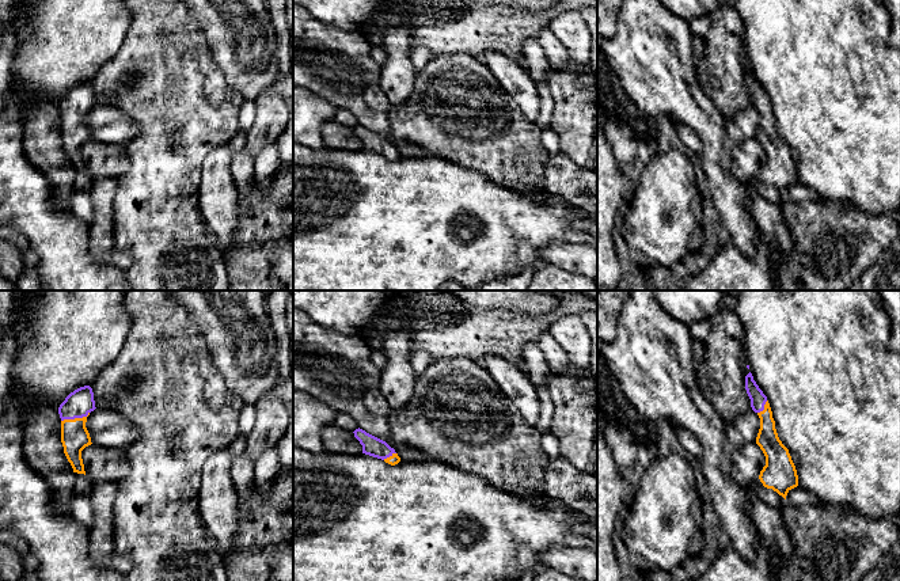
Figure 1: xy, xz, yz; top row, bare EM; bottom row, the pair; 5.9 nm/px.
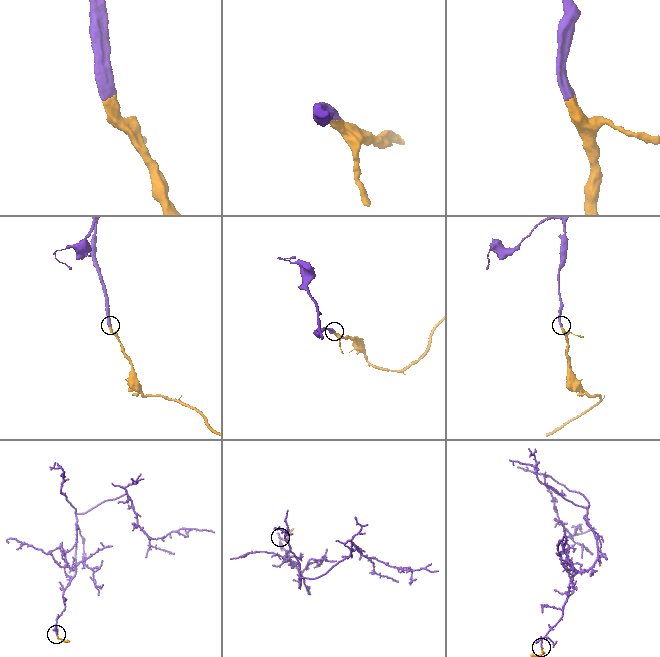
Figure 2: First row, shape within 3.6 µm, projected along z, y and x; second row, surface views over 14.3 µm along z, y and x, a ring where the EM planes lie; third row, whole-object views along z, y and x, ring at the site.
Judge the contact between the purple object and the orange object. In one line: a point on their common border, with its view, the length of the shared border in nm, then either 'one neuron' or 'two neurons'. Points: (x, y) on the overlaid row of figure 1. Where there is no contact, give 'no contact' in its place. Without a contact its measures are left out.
xy (75, 417) | 180 nm | one neuron

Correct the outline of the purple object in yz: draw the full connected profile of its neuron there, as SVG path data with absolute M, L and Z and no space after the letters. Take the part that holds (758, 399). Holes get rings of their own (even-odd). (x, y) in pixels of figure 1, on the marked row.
M749 372L745 376L745 390L752 410L760 418L756 444L766 456L766 466L759 479L764 487L772 489L786 500L787 493L798 486L798 475L789 449L782 444L775 429L775 421L767 396L759 388Z

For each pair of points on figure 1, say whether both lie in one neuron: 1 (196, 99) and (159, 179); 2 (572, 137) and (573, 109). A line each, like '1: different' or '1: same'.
1: same
2: same

